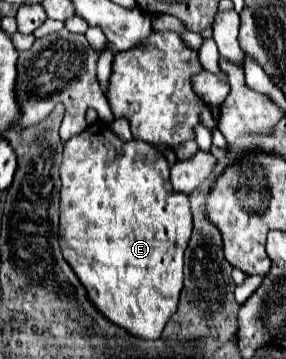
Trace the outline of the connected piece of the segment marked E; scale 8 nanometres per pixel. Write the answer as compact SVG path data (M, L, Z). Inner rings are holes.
M98 121L64 145L60 177L60 239L66 243L60 249L84 285L88 299L110 323L126 329L132 337L146 341L160 337L164 325L178 309L184 251L192 233L188 195L172 189L168 161L152 145L138 139L126 143Z

